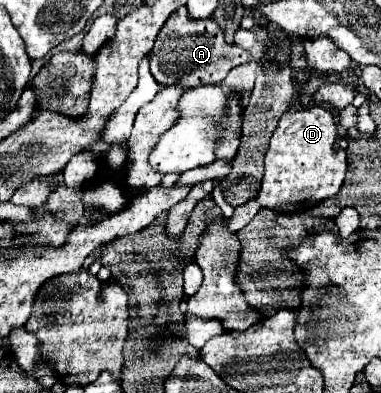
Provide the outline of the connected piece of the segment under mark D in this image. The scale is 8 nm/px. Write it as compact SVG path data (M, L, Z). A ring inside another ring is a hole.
M311 107L305 111L285 111L273 131L267 155L265 155L265 175L257 199L236 207L229 221L229 231L238 232L245 227L261 207L273 209L277 213L293 213L315 207L319 201L333 197L347 171L345 149L337 143L337 127L333 115L323 107Z

